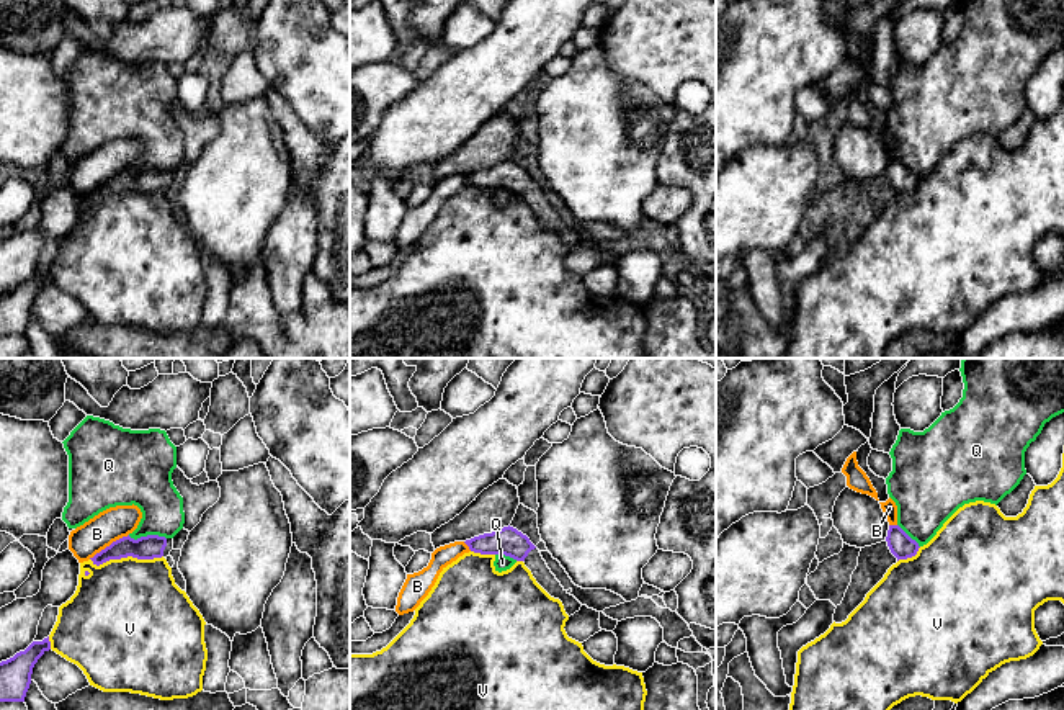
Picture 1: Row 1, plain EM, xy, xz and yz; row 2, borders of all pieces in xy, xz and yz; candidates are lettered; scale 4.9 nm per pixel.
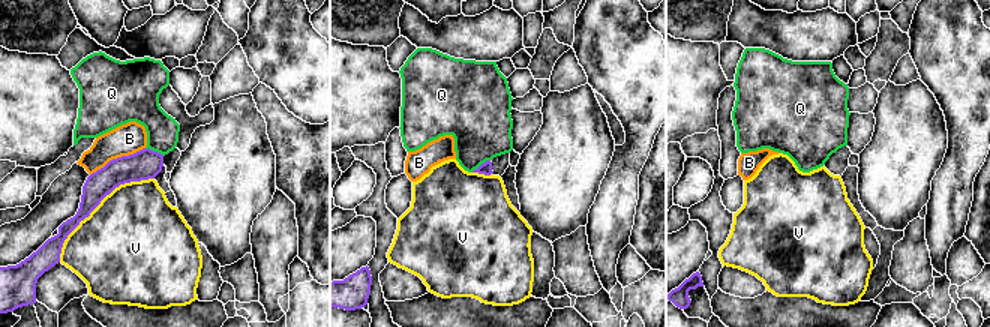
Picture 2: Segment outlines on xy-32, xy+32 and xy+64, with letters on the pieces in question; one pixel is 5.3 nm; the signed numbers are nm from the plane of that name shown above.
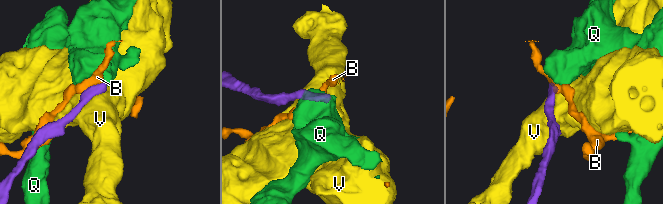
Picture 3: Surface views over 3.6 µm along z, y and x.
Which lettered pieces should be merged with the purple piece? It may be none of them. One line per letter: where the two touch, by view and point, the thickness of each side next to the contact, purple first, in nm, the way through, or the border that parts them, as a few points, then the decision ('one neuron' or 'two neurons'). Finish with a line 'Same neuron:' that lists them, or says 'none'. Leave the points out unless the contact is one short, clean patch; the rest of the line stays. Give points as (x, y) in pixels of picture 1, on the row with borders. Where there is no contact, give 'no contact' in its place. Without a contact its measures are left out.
B: xy (110, 545) | 120/160 nm | along xy (128, 534), (89, 558) | two neurons
Q: xy (147, 535) | 120/240 nm | along xy (128, 535), (134, 539), (162, 535), (165, 539) | two neurons
V: xy (126, 557) | 120/480 nm | two neurons
Same neuron: none

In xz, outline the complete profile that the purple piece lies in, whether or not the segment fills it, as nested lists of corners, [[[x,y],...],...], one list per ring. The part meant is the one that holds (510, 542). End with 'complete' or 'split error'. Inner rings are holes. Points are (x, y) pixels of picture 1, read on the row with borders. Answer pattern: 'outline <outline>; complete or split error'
outline [[[503,527],[492,533],[484,533],[464,541],[471,551],[481,555],[505,555],[523,561],[536,582],[554,599],[559,599],[570,617],[580,610],[582,604],[570,595],[548,568],[539,550],[526,535],[513,527]]]; split error

